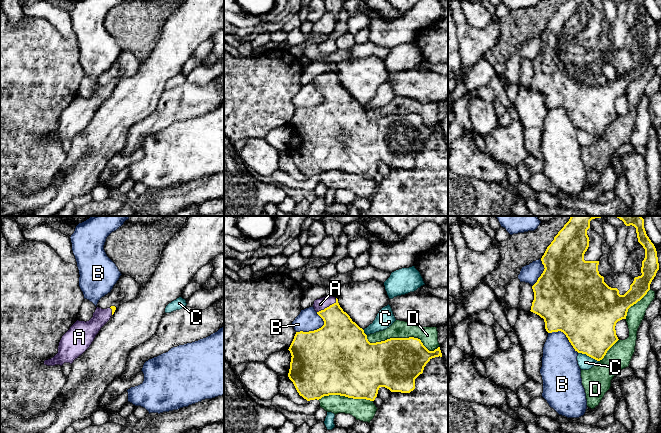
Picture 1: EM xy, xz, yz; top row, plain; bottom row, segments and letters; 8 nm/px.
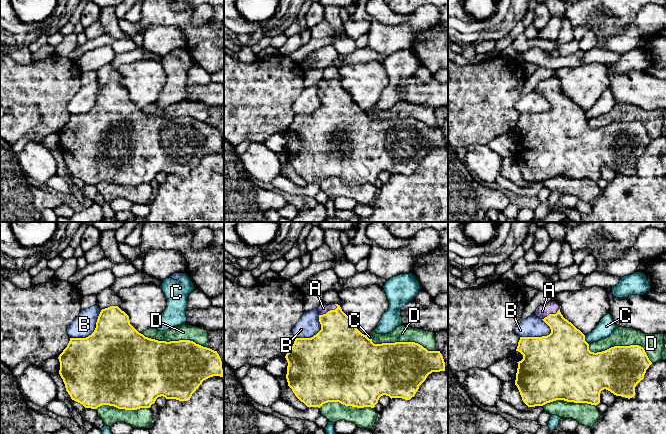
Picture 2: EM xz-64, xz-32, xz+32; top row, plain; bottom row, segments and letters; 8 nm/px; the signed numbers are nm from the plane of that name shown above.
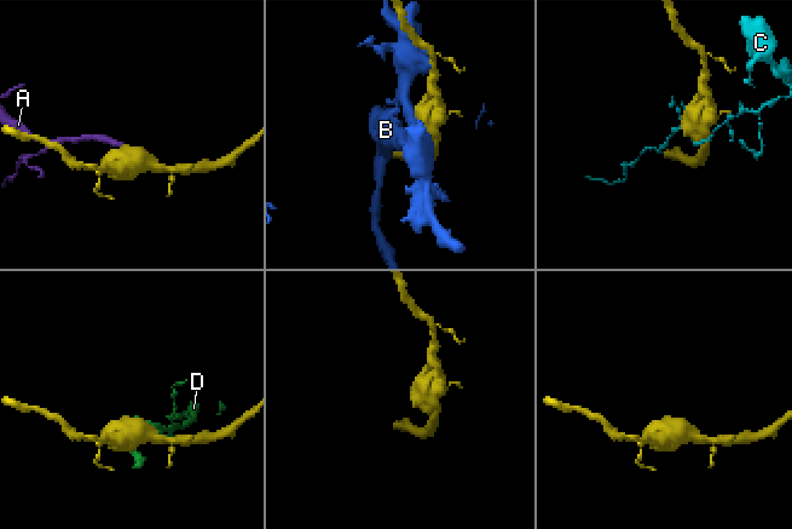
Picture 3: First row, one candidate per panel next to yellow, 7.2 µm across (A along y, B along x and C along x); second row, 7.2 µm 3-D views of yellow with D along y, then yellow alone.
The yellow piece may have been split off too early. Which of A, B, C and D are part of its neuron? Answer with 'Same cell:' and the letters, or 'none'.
Same cell: A

